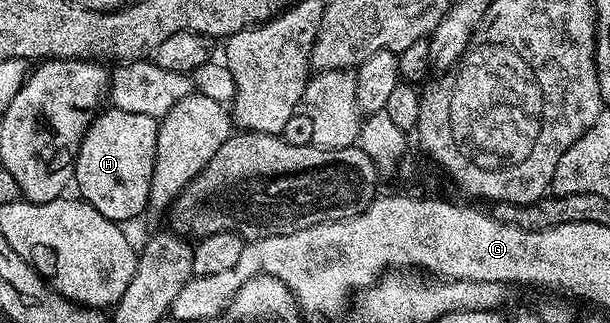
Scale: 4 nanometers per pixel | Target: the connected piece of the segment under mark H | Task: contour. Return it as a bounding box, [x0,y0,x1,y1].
[73,107,158,223]

